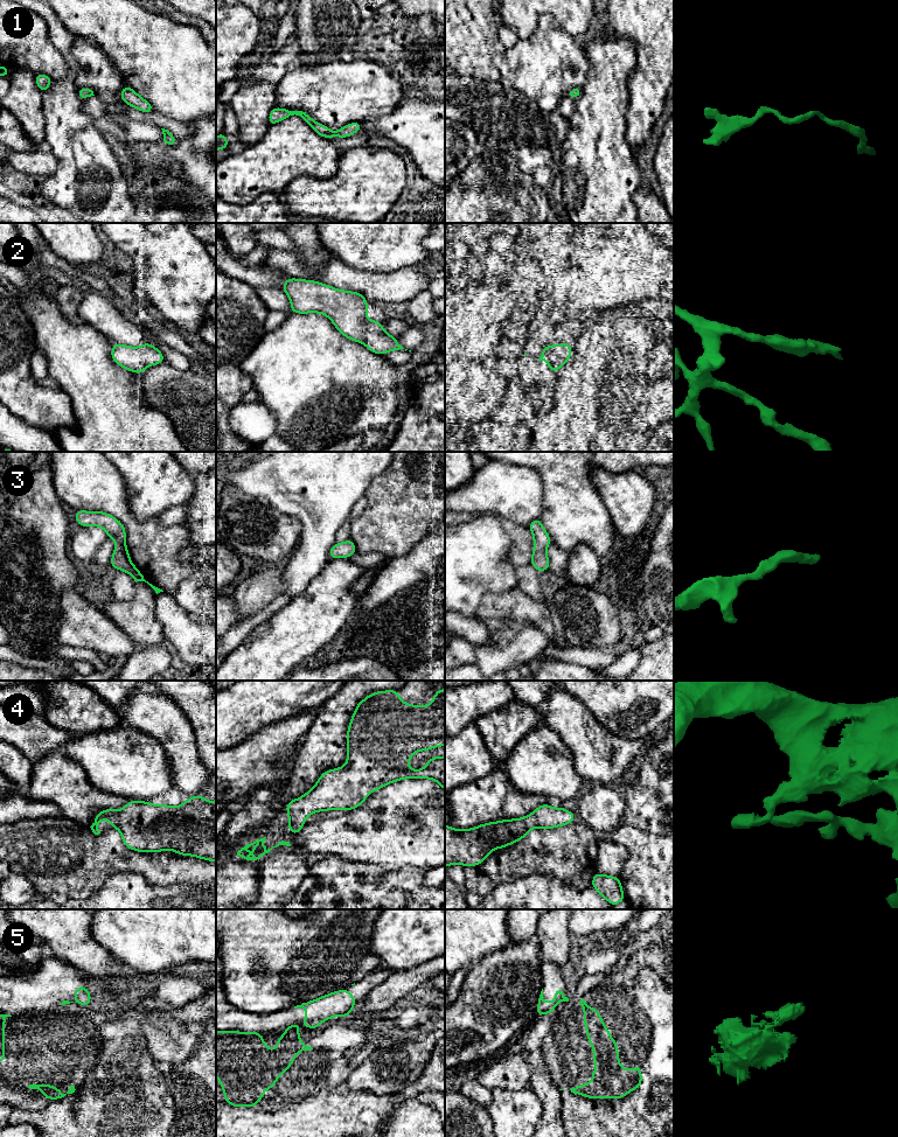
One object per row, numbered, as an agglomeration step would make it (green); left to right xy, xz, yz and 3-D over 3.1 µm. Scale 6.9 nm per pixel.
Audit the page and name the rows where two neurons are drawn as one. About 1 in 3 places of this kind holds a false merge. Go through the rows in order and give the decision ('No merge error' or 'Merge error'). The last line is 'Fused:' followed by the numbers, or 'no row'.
1: No merge error
2: No merge error
3: No merge error
4: No merge error
5: Merge error
Fused: 5

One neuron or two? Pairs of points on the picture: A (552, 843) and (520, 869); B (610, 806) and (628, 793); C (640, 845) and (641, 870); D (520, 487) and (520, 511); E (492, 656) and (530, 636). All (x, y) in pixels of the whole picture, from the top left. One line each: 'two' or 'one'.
A: one
B: two
C: one
D: one
E: one

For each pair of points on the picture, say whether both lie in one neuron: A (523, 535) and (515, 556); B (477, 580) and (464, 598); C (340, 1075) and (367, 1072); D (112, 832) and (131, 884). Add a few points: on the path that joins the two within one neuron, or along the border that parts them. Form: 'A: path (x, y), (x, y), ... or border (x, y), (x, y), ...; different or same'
A: path (522, 539), (522, 549), (520, 551); same
B: path (472, 585), (464, 593); same
C: border (369, 1054), (343, 1082); different
D: border (115, 872), (139, 872), (152, 883); different

